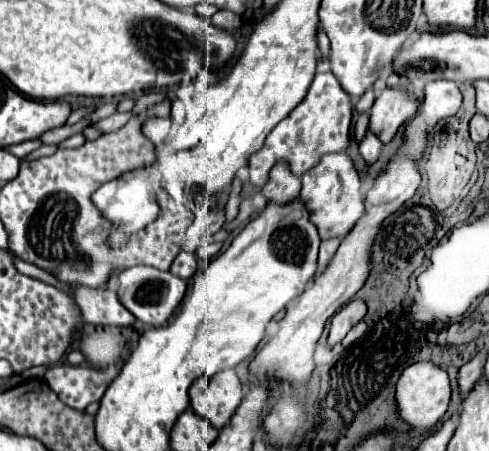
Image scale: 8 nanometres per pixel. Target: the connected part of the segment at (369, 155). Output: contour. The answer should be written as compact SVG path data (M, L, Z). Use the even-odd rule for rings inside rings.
M367 129L365 137L363 137L361 143L359 143L359 151L361 151L361 155L365 157L365 161L367 161L367 163L375 163L377 157L379 157L381 147L383 147L383 143L379 143L379 139L375 137L375 133Z

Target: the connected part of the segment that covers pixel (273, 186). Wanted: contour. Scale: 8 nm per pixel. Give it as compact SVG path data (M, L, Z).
M279 161L273 169L271 169L271 175L269 175L269 181L265 183L263 187L263 195L267 199L275 199L275 201L287 201L287 199L293 199L299 195L299 189L301 189L301 183L299 183L299 177L293 175L291 167L287 161Z

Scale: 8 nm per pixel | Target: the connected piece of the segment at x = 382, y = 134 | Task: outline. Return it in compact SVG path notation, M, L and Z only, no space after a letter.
M387 87L371 107L369 129L373 129L383 143L389 143L397 129L417 115L419 103L421 99L413 91Z

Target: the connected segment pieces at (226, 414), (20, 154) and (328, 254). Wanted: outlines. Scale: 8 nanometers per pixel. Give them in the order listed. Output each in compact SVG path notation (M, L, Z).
M233 369L211 377L205 389L202 380L204 376L197 379L197 383L191 387L191 407L221 431L227 421L231 421L231 415L235 415L243 399L241 381Z
M41 139L28 140L20 144L11 145L6 147L5 150L9 151L19 159L23 159L28 156L32 151L43 145Z
M339 239L321 241L321 247L319 247L319 259L317 259L317 273L321 273L321 271L327 267L327 263L333 259L337 247L339 247Z

